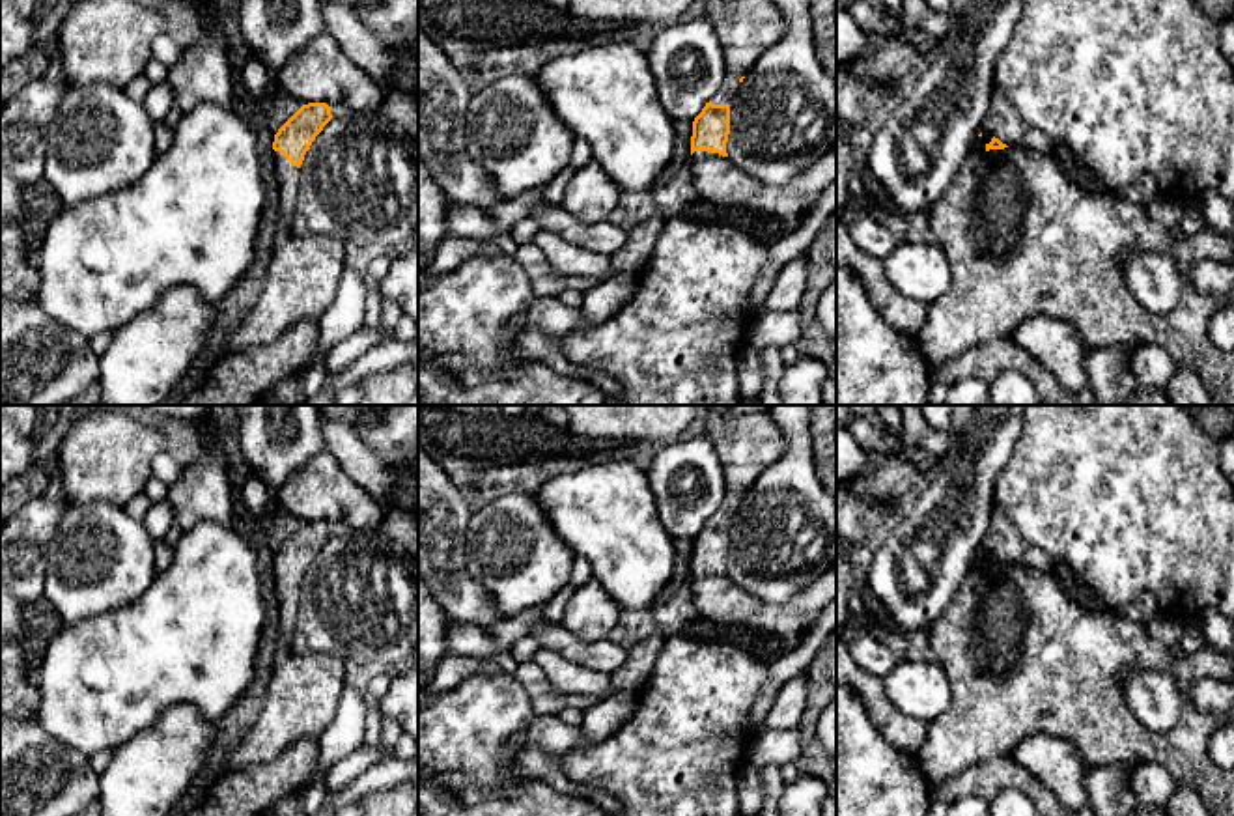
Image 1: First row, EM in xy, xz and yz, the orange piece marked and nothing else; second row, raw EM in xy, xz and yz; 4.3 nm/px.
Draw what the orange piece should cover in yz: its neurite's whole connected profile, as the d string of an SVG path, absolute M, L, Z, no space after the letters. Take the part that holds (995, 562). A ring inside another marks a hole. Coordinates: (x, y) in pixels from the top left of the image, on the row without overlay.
M995 555L991 556L989 562L986 562L986 571L984 573L969 571L961 588L960 588L960 592L958 592L958 596L954 598L954 601L926 629L930 648L937 654L939 663L943 665L943 668L947 672L947 678L948 678L948 683L950 683L950 695L952 695L950 708L930 725L926 741L924 741L924 745L918 753L920 769L922 769L922 773L928 779L932 788L945 784L948 779L952 779L954 775L969 769L971 766L976 766L976 764L986 762L986 760L993 760L1001 754L1010 754L1017 749L1017 745L1023 739L1027 739L1031 736L1036 736L1036 734L1042 734L1042 736L1047 736L1047 738L1059 738L1059 739L1064 739L1064 741L1072 743L1079 751L1079 754L1085 758L1087 764L1105 766L1105 764L1113 764L1113 762L1128 762L1131 767L1135 767L1139 764L1159 764L1159 766L1169 769L1169 773L1174 777L1176 784L1185 784L1185 786L1195 788L1199 797L1204 801L1204 805L1206 805L1206 809L1210 810L1212 816L1234 816L1234 769L1217 767L1208 754L1208 738L1213 734L1213 730L1217 728L1217 725L1221 721L1215 719L1213 715L1199 711L1191 702L1191 689L1199 680L1204 680L1204 678L1232 680L1234 678L1234 670L1232 670L1232 665L1230 665L1227 655L1215 652L1212 646L1206 646L1204 650L1200 650L1195 655L1184 655L1184 657L1172 659L1171 654L1169 654L1169 646L1152 639L1143 622L1131 620L1131 618L1126 618L1126 616L1118 616L1113 609L1092 611L1092 609L1087 609L1083 605L1079 605L1073 598L1070 598L1064 592L1064 588L1059 584L1059 581L1055 579L1053 573L1045 573L1045 571L1038 571L1038 570L1031 570L1031 568L1023 568L1023 566L1008 566L1006 562L1003 562ZM989 568L993 568L995 571L1003 571L1003 573L1006 573L1014 579L1014 584L1019 592L1019 607L1021 607L1021 614L1019 614L1021 639L1019 639L1017 650L1016 650L1017 659L1001 676L995 674L991 670L989 663L984 661L976 652L976 644L978 644L976 611L978 611L978 607L984 599L982 586L986 583L986 571ZM1128 668L1139 668L1139 670L1148 670L1148 672L1171 670L1174 674L1176 687L1180 689L1180 695L1182 695L1182 713L1180 713L1180 719L1176 721L1176 725L1171 730L1152 732L1135 717L1133 710L1126 702L1124 689L1122 689L1122 674Z

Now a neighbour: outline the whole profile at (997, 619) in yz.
M995 568L986 570L984 599L976 611L980 659L988 661L995 674L1004 674L1017 659L1019 592L1014 579Z

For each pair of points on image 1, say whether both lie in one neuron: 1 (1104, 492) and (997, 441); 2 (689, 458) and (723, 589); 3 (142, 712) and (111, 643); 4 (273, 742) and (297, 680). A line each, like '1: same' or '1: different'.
1: different
2: different
3: same
4: same

